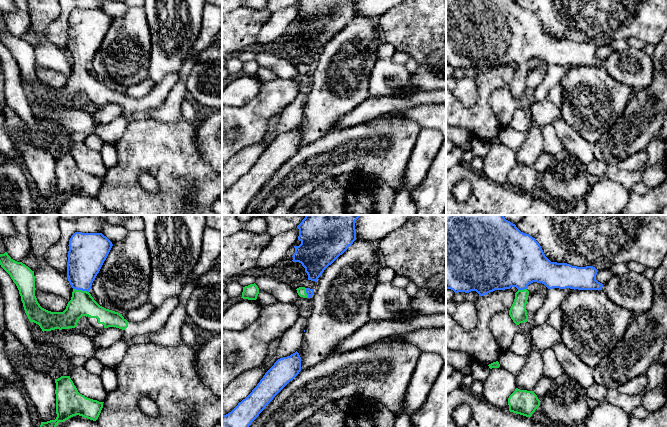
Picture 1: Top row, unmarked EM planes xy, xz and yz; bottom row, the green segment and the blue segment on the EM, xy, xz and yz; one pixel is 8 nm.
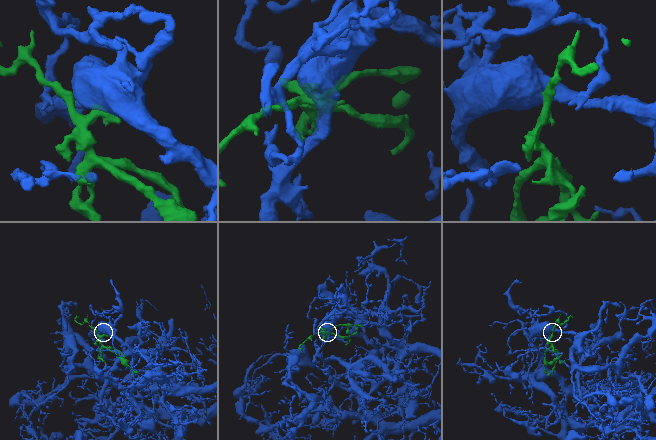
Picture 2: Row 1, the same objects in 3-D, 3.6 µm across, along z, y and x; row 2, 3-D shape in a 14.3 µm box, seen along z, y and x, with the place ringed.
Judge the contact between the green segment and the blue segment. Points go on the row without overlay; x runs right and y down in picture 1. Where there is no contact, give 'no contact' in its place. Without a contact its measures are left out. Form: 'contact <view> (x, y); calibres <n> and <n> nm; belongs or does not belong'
contact xy (81, 66); calibres 190 and 280 nm; belongs

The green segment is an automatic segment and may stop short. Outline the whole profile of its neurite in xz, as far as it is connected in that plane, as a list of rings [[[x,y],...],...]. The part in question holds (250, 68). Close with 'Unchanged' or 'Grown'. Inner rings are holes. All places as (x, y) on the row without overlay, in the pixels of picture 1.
[[[250,60],[248,62],[243,63],[242,73],[243,75],[248,76],[256,76],[259,70],[258,62],[254,60]]]. Unchanged

